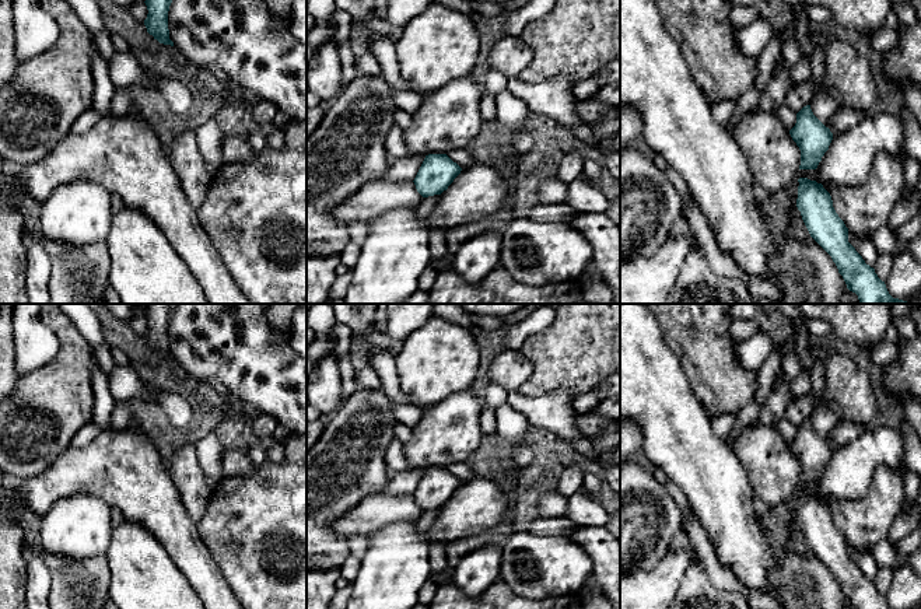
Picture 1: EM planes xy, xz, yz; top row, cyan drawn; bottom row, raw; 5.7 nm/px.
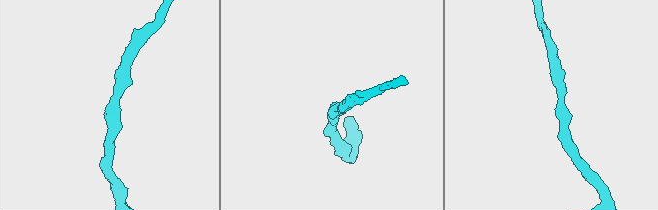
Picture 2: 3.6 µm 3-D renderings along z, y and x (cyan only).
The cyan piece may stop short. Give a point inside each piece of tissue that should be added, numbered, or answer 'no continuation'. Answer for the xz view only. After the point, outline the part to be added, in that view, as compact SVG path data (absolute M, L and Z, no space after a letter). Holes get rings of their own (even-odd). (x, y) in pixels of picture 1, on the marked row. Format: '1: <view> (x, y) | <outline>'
no continuation

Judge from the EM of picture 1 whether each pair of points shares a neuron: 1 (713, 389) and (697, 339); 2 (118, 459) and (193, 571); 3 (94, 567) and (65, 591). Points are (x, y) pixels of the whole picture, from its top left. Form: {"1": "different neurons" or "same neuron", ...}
{"1": "same neuron", "2": "same neuron", "3": "same neuron"}

